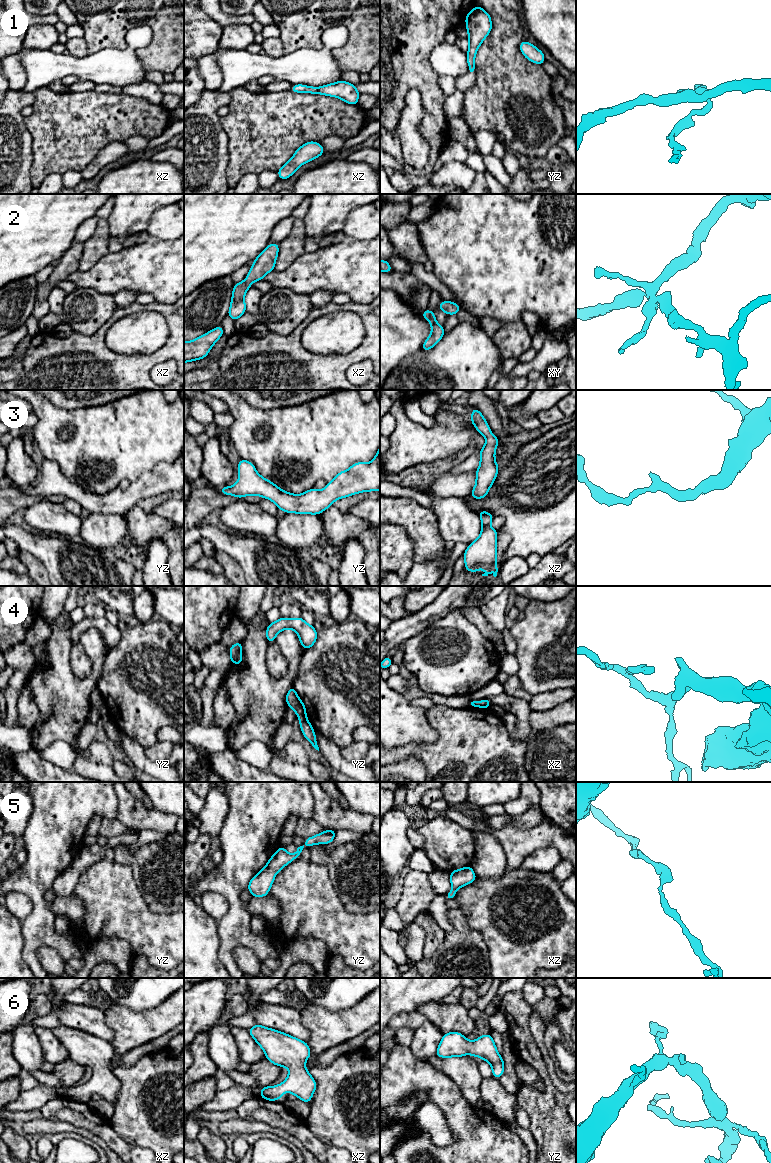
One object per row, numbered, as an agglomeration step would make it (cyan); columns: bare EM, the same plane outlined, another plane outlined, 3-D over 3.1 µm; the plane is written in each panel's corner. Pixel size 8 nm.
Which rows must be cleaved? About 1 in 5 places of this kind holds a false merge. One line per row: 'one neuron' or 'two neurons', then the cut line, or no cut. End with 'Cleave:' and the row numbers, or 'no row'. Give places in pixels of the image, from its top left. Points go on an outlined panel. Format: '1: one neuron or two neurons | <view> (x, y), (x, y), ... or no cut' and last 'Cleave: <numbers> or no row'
1: one neuron | no cut
2: one neuron | no cut
3: one neuron | no cut
4: one neuron | no cut
5: one neuron | no cut
6: one neuron | no cut
Cleave: no row

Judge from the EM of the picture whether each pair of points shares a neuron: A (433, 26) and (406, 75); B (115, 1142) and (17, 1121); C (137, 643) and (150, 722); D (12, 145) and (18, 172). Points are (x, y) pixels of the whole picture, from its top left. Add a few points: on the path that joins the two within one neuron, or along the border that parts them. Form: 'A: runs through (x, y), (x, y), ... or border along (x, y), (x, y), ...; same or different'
A: runs through (421, 38), (406, 53), (406, 63); same
B: runs through (91, 1121), (73, 1112), (41, 1113); same
C: runs through (119, 660), (112, 670), (141, 701); same
D: runs through (12, 152), (12, 165); same

